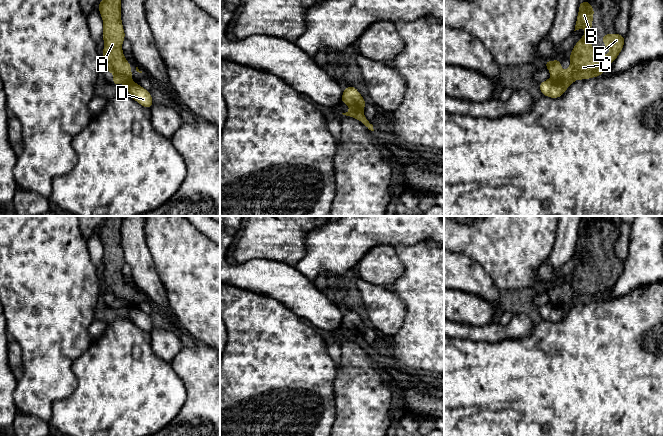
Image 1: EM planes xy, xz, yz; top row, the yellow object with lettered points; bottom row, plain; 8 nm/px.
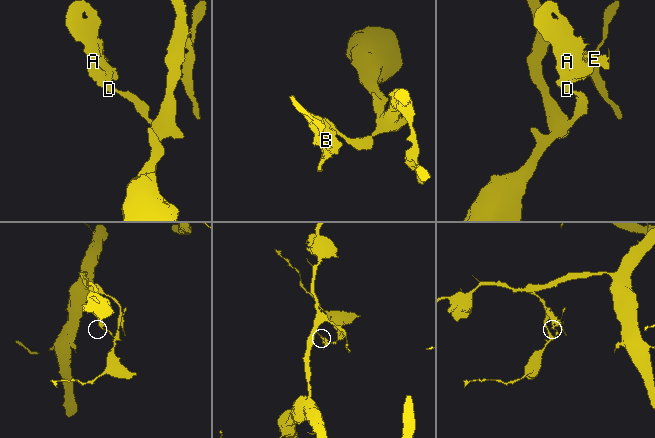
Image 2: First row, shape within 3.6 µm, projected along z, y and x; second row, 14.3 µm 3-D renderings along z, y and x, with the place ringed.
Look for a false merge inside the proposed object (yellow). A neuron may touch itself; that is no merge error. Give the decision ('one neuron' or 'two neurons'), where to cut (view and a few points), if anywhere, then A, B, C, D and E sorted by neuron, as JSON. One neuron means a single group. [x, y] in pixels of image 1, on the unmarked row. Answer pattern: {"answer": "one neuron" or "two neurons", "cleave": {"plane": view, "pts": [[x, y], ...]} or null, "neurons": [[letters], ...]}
{"answer": "two neurons", "cleave": {"plane": "yz", "pts": [[552, 301], [565, 313]]}, "neurons": [["A", "B", "C", "E"], ["D"]]}

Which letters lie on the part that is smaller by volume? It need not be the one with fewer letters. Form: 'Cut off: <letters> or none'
Cut off: A, B, C, E

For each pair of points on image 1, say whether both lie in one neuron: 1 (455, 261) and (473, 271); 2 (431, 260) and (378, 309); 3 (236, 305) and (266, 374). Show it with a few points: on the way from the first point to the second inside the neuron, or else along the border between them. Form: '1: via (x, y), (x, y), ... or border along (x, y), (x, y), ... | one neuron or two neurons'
1: via (459, 265), (465, 271), (469, 271) | one neuron
2: border along (387, 288), (403, 302), (405, 315) | two neurons
3: via (253, 322), (256, 339), (264, 347), (266, 357) | one neuron

